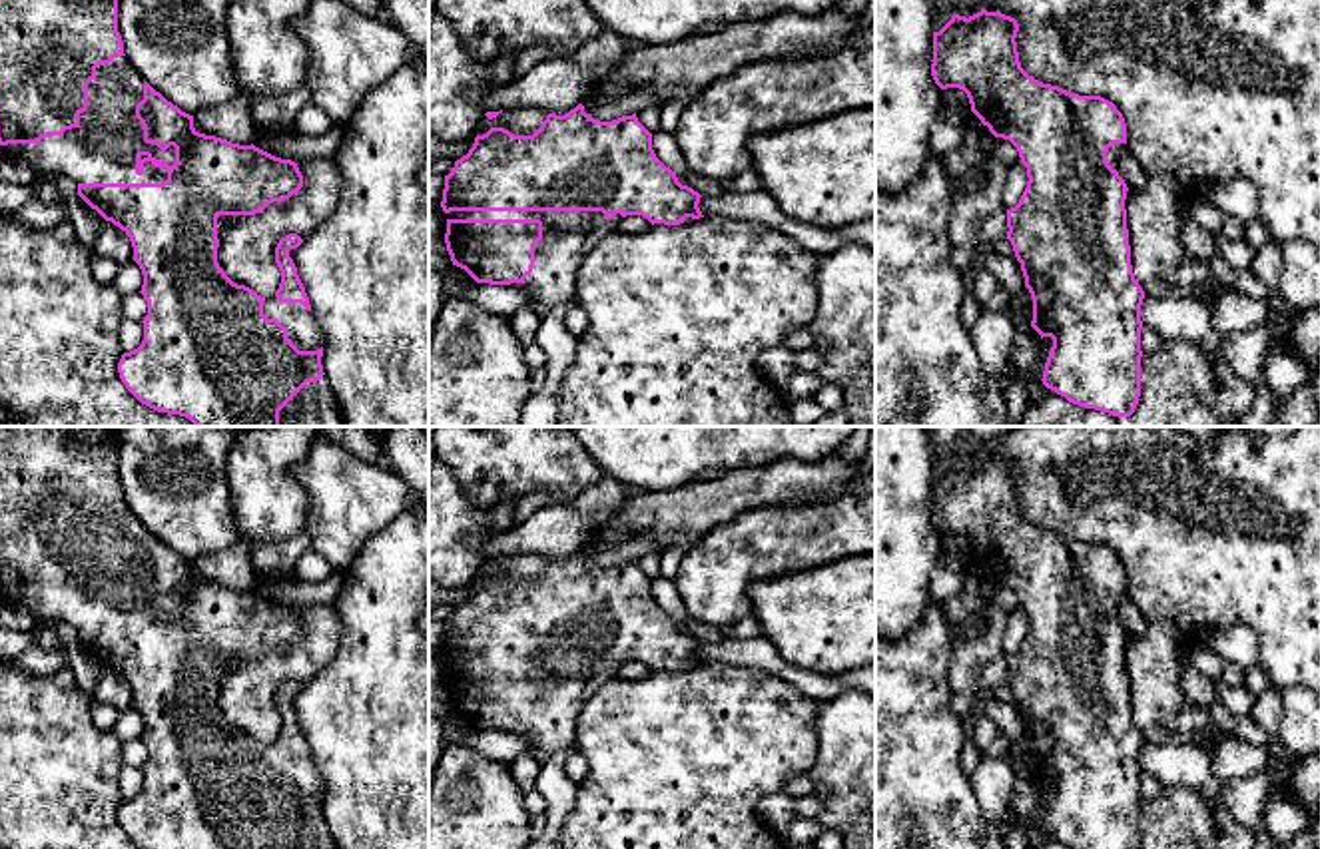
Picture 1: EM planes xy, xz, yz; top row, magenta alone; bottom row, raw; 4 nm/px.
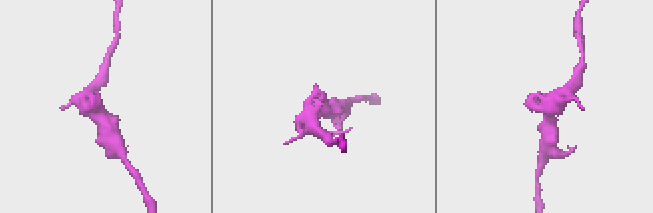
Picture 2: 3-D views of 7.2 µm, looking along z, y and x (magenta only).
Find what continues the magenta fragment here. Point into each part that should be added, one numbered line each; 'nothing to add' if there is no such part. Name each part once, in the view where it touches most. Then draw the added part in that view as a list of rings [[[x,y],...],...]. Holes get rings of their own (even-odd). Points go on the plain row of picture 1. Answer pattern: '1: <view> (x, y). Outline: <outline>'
1: xy (102, 596). Outline: [[[126,502],[100,510],[88,530],[88,556],[80,560],[78,574],[38,590],[0,592],[2,602],[24,606],[40,624],[68,622],[76,630],[164,630],[167,616],[154,614],[152,608],[144,610],[142,622],[136,620],[138,598],[150,598],[167,612],[175,610],[173,592],[162,598],[144,588],[144,572],[136,564],[144,530]]]

